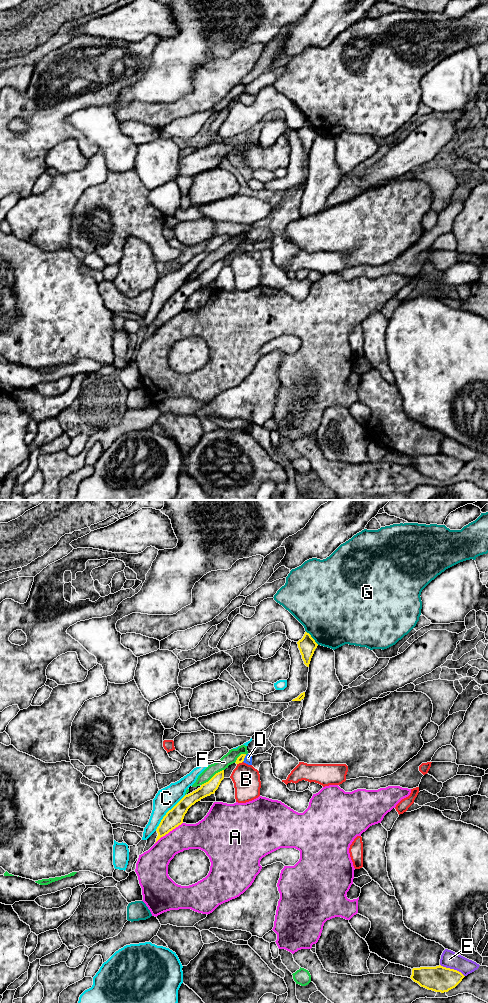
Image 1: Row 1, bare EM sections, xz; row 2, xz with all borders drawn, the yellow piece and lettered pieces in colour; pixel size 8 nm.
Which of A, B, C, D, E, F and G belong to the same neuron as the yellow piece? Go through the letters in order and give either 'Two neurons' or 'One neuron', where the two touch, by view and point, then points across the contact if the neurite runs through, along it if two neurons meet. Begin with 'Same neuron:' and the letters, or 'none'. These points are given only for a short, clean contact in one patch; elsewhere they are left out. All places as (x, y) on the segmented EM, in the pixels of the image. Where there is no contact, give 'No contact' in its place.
Same neuron: none
A: Two neurons. Touches yellow at xz (168, 832)
B: Two neurons. Touches yellow at xz (239, 762)
C: Two neurons. Touches yellow at xz (167, 812)
D: Two neurons. Touches yellow at xz (244, 757). Boundary: xz (246, 755), (242, 761)
E: Two neurons. Touches yellow at xz (452, 969)
F: Two neurons. Touches yellow at xz (213, 776)
G: Two neurons. Touches yellow at xz (312, 638)

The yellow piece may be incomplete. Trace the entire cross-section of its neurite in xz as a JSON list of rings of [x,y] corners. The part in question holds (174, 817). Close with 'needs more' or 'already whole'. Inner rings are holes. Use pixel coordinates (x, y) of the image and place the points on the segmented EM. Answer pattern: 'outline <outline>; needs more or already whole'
outline [[[224,770],[216,773],[208,782],[202,784],[197,790],[185,795],[171,810],[169,810],[156,829],[158,833],[156,842],[183,823],[184,816],[192,805],[214,794],[223,779]]]; already whole

